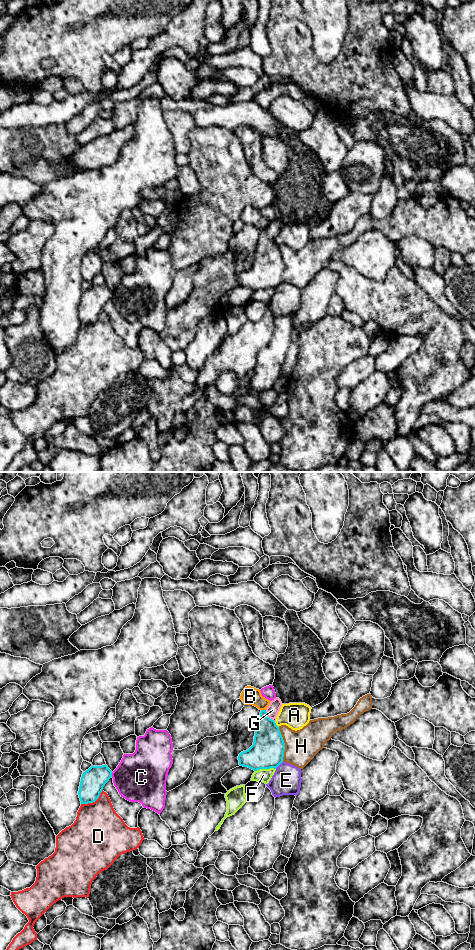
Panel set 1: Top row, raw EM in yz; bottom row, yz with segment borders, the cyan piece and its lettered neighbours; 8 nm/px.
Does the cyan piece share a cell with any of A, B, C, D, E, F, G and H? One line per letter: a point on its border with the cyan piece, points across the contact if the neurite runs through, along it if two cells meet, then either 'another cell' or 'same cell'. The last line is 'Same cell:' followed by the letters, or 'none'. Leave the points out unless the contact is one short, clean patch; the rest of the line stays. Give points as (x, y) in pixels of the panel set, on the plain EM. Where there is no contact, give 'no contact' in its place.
A: contact yz (275, 244); another cell
B: contact yz (263, 230); border yz (261, 229), (265, 230); another cell
C: contact yz (111, 294); another cell
D: contact yz (93, 321); another cell
E: contact yz (278, 285); another cell
F: contact yz (265, 288); another cell
G: contact yz (267, 236); way yz (268, 267), (267, 236), (273, 229); same cell
H: contact yz (284, 264); another cell
Same cell: G

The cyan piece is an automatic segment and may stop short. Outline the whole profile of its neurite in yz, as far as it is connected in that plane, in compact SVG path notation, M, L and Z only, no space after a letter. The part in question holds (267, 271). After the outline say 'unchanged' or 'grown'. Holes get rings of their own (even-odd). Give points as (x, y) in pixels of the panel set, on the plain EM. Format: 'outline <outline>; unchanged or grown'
outline M275 218L265 230L261 230L253 265L238 276L240 286L257 291L276 289L283 282L285 263L274 241L281 226L281 220Z; grown

